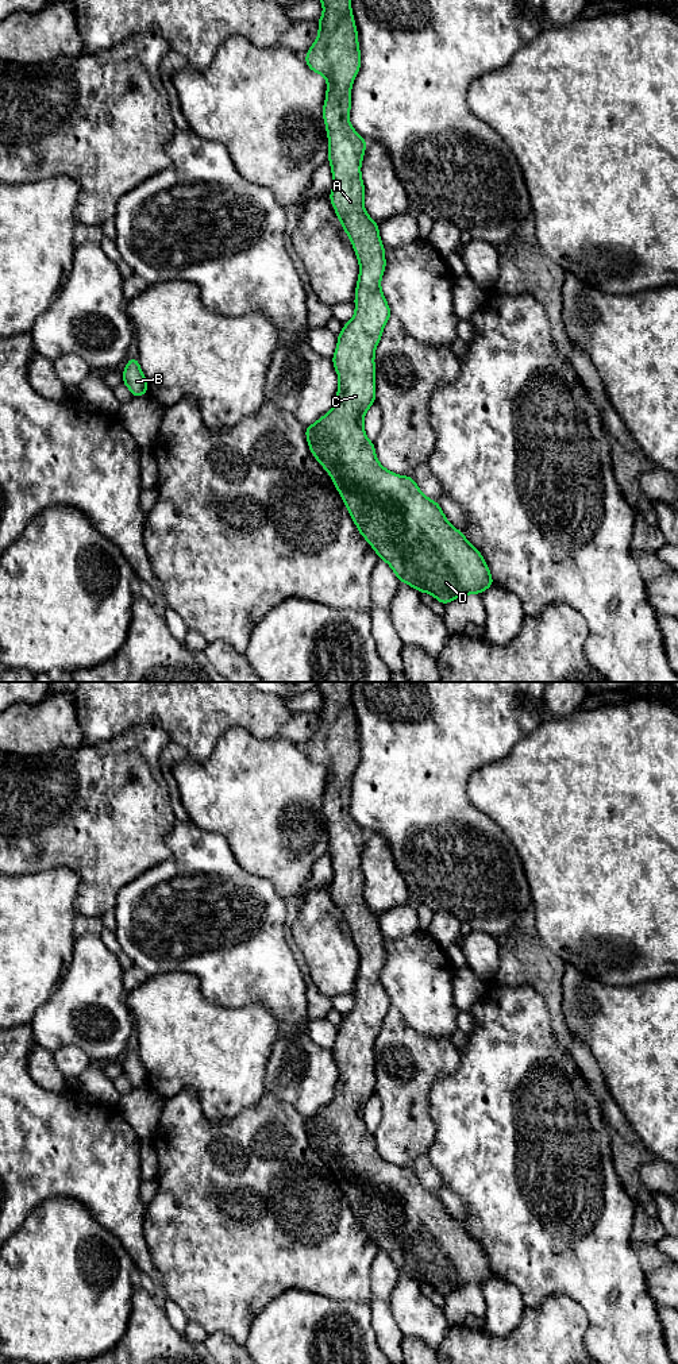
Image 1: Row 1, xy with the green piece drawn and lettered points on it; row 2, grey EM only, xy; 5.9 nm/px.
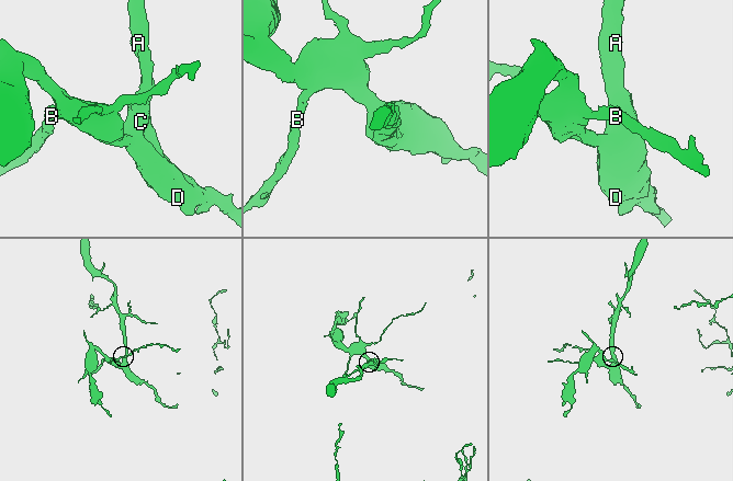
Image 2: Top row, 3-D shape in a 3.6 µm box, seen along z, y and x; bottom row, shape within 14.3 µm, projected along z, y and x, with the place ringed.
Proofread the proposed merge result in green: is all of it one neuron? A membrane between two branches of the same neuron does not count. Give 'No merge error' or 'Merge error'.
No merge error

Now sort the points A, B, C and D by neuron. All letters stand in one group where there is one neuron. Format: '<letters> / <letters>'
A B C D

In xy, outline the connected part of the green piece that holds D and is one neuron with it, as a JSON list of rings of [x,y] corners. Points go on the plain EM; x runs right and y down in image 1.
[[[317,682],[323,708],[317,712],[319,727],[305,750],[308,759],[327,771],[323,810],[328,827],[328,854],[334,878],[331,895],[344,920],[359,952],[355,979],[355,1005],[338,1026],[336,1043],[331,1052],[338,1064],[339,1079],[334,1099],[316,1114],[305,1118],[308,1137],[316,1152],[331,1167],[359,1225],[404,1274],[420,1284],[429,1284],[447,1296],[466,1286],[481,1286],[493,1278],[490,1261],[479,1242],[446,1210],[438,1192],[429,1191],[413,1168],[397,1167],[386,1161],[375,1147],[374,1134],[365,1124],[363,1110],[375,1093],[374,1047],[384,1018],[392,1002],[381,982],[381,968],[386,959],[385,939],[375,914],[363,898],[365,876],[361,856],[366,831],[350,816],[351,778],[361,759],[358,724],[351,702],[354,682]]]

